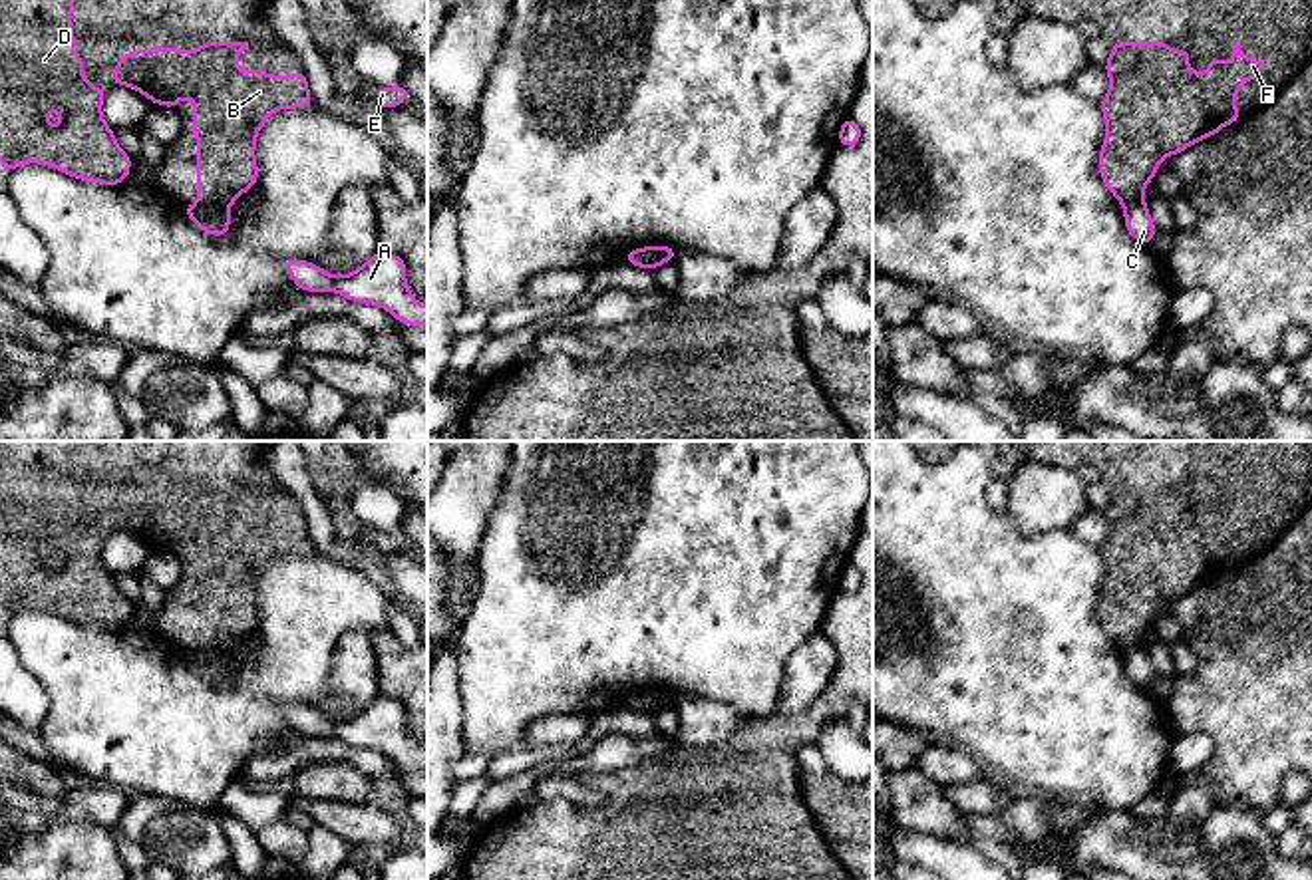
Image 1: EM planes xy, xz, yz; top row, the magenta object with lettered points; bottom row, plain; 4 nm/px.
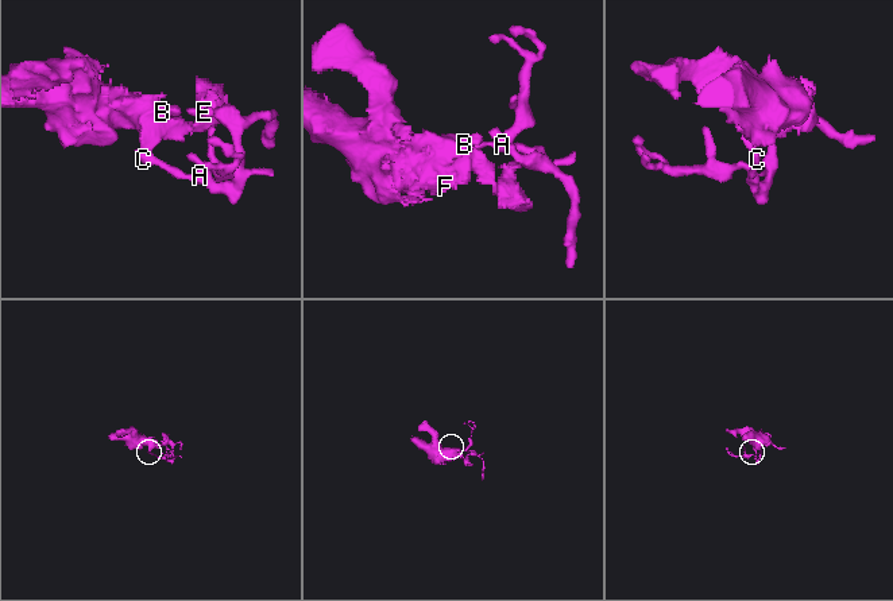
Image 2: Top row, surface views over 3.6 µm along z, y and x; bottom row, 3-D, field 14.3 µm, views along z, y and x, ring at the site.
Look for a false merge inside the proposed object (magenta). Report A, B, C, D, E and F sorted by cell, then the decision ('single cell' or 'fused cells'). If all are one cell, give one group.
A C E / B D F; fused cells

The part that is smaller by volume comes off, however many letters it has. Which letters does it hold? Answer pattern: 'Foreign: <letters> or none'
Foreign: A, C, E

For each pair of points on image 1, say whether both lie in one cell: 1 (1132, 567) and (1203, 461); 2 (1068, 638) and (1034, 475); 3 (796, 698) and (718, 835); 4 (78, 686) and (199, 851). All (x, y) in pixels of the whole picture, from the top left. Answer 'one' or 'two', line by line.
1: one
2: two
3: two
4: two

